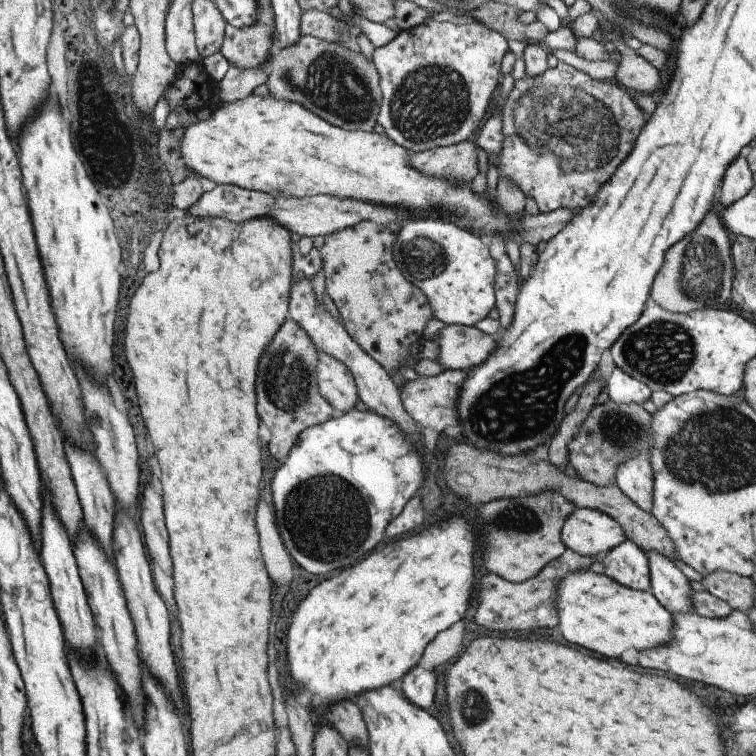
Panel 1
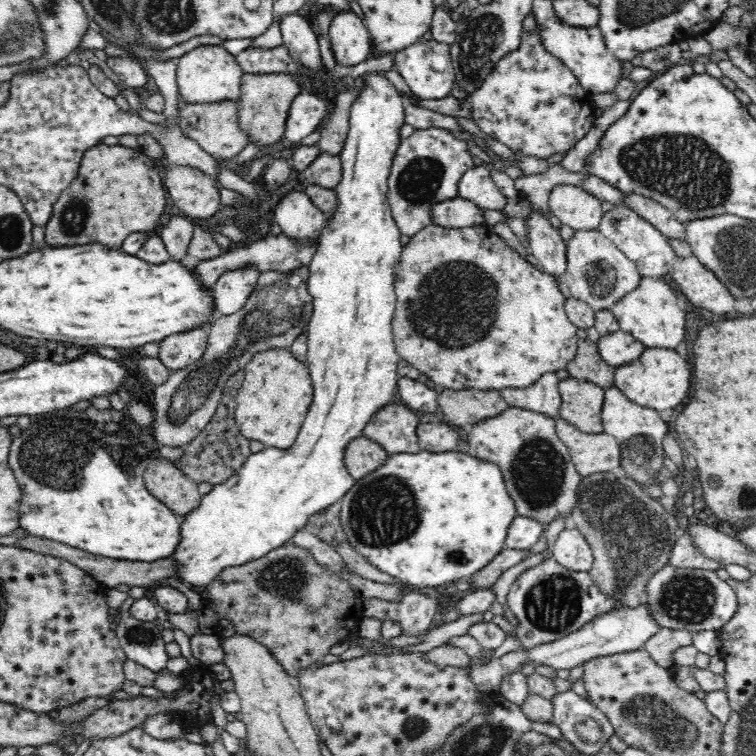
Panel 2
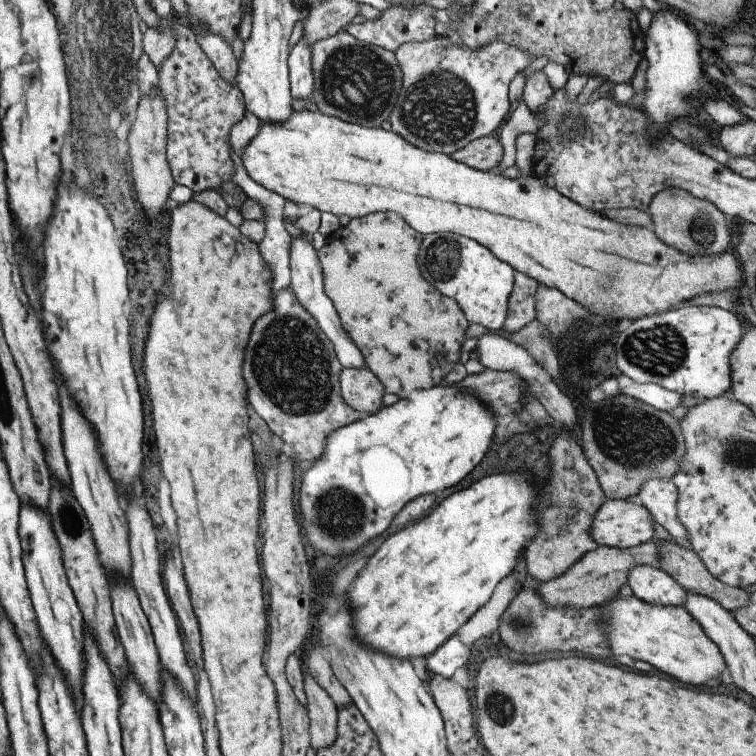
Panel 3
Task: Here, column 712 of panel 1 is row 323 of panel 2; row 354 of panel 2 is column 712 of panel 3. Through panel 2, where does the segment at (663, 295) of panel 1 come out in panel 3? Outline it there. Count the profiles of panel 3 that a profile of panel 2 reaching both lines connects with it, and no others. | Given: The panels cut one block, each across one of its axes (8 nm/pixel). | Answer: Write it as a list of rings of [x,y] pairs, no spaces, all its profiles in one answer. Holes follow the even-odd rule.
[[[662,190],[650,202],[654,232],[666,244],[686,254],[715,255],[726,250],[732,240],[728,217],[708,199],[701,199],[687,190]]]

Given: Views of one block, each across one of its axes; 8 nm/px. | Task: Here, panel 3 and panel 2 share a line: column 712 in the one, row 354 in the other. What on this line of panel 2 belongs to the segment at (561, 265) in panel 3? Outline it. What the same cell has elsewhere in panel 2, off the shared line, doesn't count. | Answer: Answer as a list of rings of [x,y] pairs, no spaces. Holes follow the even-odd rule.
[[[268,349],[256,353],[243,368],[244,382],[235,396],[236,424],[248,440],[259,440],[265,447],[290,449],[313,400],[313,380],[308,368],[289,349]]]

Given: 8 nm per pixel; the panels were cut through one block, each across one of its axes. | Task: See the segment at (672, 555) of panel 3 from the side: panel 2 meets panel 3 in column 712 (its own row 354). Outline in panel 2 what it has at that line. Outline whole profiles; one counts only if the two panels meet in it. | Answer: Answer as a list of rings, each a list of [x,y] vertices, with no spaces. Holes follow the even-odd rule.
[[[579,339],[574,360],[566,366],[570,377],[592,382],[604,388],[615,386],[614,367],[600,356],[597,344],[589,339]]]

